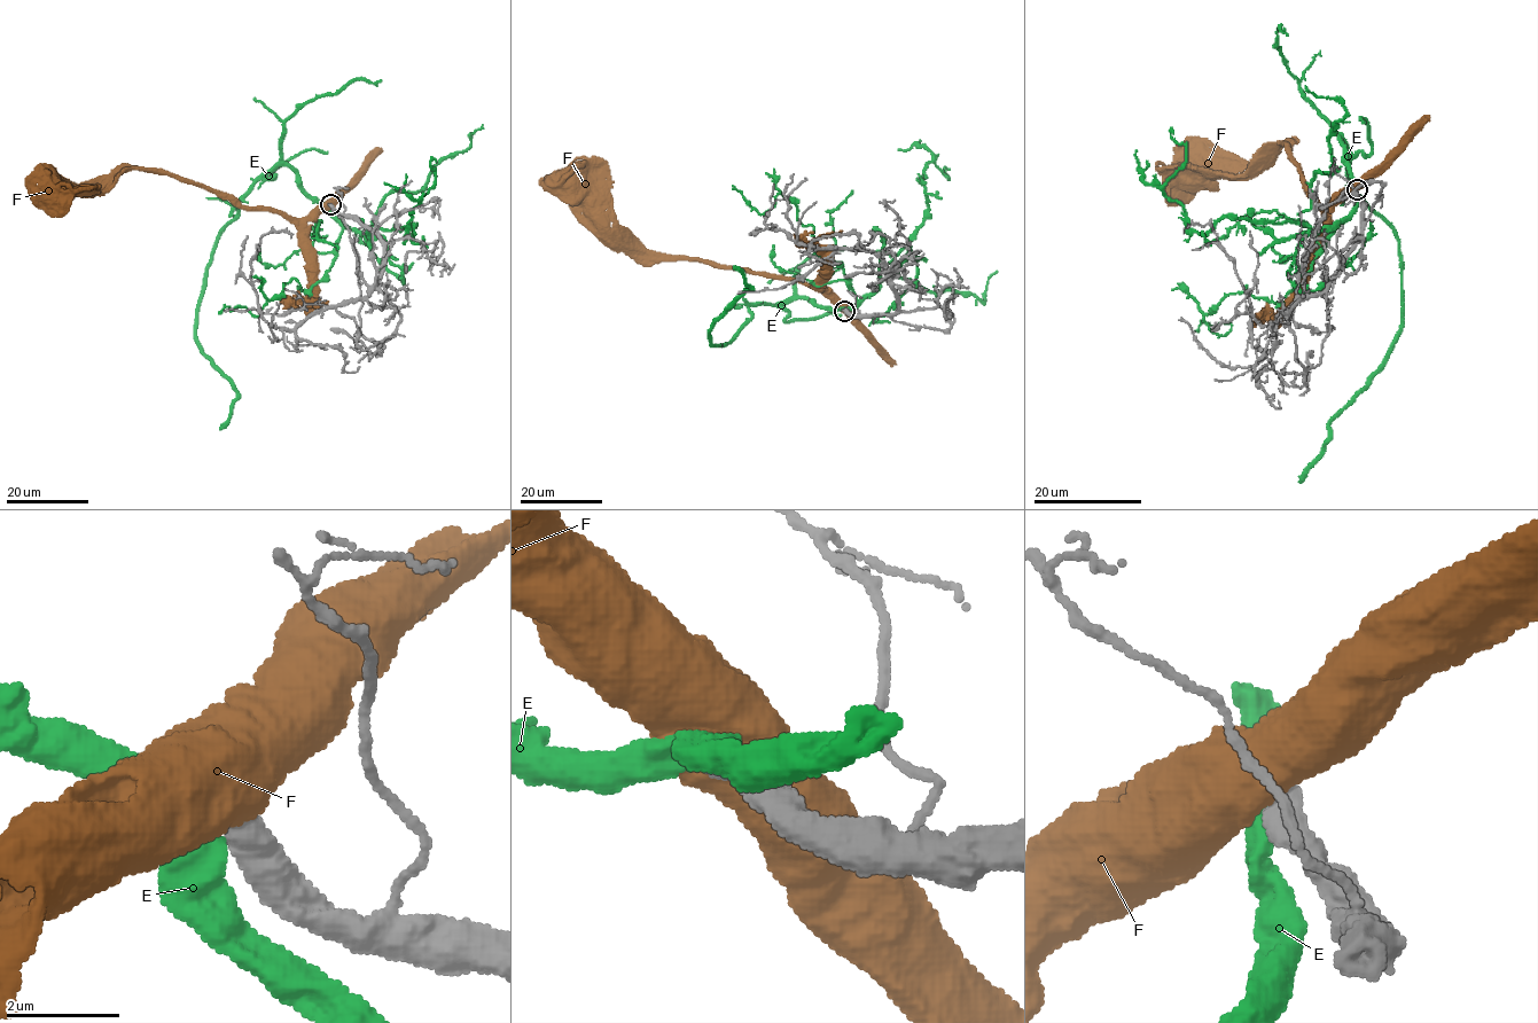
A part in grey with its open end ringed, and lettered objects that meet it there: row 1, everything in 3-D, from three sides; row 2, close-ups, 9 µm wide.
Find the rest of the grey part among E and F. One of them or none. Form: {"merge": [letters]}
{"merge": []}

